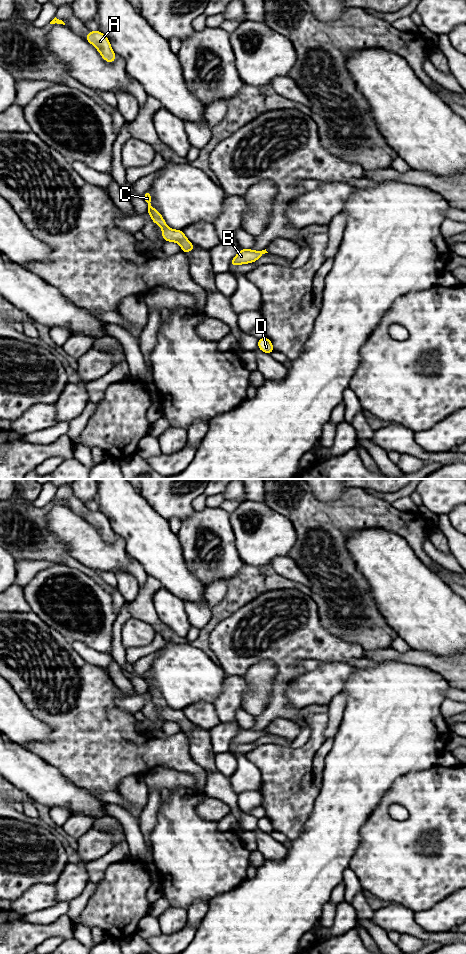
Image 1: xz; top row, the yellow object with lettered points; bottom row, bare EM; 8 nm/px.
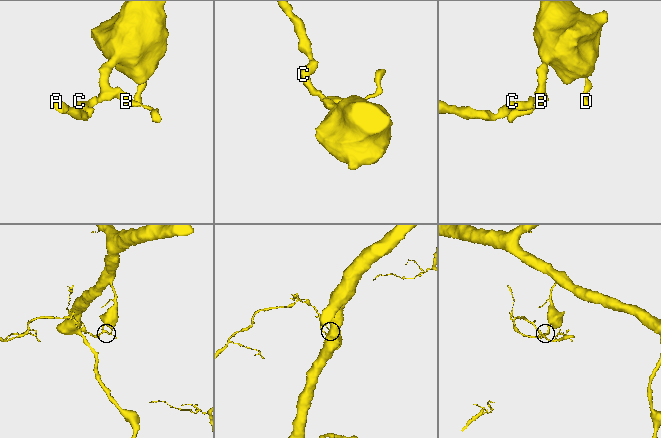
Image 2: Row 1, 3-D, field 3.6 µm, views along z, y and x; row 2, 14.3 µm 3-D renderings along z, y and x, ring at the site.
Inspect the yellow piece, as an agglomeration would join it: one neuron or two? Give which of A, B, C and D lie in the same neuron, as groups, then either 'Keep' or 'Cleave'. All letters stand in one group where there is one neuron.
Groups: A B C D. Keep

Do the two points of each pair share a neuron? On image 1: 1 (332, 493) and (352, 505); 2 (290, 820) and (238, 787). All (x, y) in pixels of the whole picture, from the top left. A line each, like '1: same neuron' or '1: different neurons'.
1: different neurons
2: different neurons

